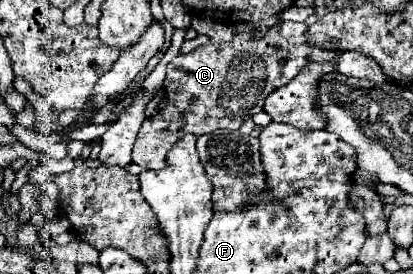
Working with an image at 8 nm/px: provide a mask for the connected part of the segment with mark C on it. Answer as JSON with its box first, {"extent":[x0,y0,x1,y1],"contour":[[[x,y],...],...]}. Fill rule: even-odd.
{"extent":[133,22,387,170],"contour":[[[281,22],[271,28],[261,26],[253,32],[235,34],[231,42],[213,42],[173,58],[167,64],[167,78],[163,84],[165,108],[155,116],[145,118],[133,146],[133,164],[161,170],[167,166],[167,152],[183,132],[201,136],[217,128],[237,130],[247,118],[263,110],[263,102],[273,90],[291,82],[311,62],[333,62],[335,70],[341,74],[387,82],[385,74],[371,58],[359,56],[357,52],[335,52],[309,46],[305,30],[307,24],[303,22]]]}

